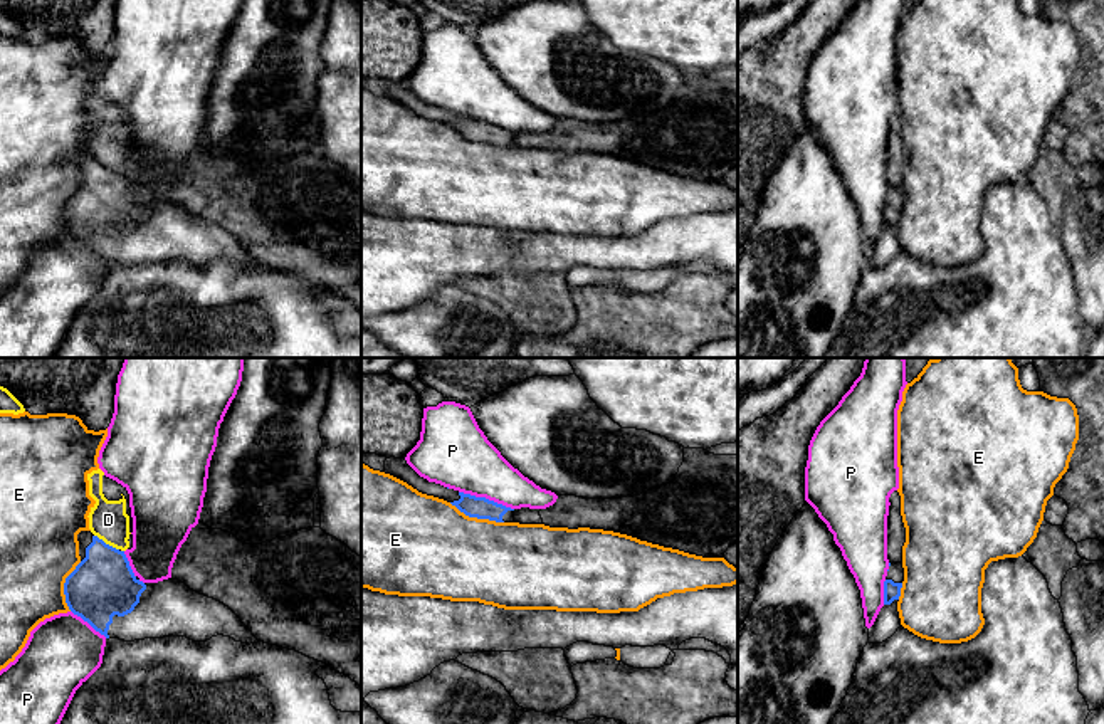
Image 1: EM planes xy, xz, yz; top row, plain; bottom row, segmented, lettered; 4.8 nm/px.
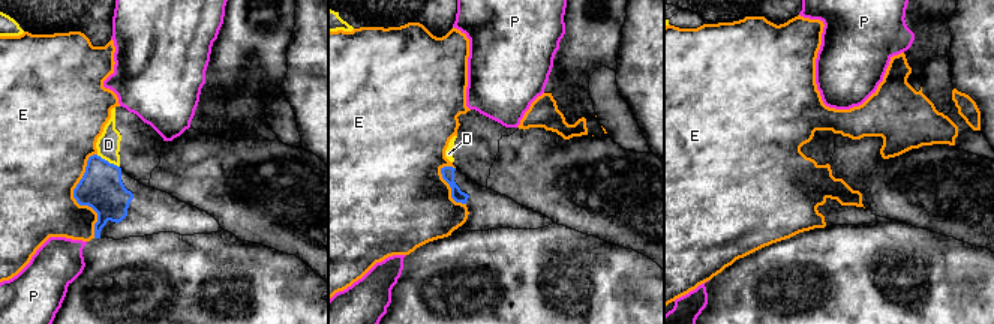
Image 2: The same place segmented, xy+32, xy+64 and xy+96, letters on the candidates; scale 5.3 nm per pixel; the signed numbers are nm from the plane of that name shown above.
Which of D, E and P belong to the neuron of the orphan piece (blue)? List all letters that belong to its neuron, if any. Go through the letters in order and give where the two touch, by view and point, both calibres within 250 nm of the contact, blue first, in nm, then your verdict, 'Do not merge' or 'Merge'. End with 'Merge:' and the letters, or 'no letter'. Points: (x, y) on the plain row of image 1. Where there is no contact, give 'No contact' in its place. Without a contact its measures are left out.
D: Touches blue at xy (105, 167). Thickness 300 nm (blue) against 190 nm. Do not merge
E: Touches blue at xz (476, 140). Thickness 110 nm (blue) against 440 nm. Do not merge
P: Touches blue at xz (484, 121). Thickness 110 nm (blue) against 320 nm. Do not merge
Merge: no letter

